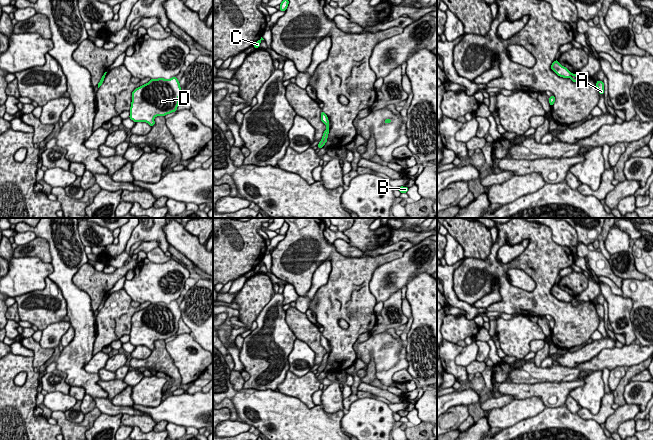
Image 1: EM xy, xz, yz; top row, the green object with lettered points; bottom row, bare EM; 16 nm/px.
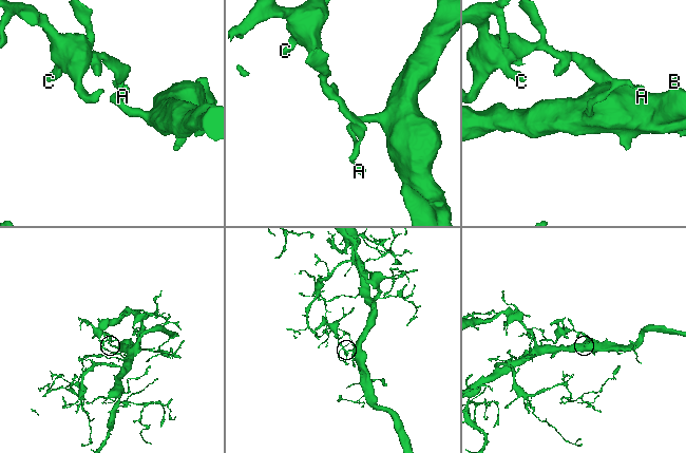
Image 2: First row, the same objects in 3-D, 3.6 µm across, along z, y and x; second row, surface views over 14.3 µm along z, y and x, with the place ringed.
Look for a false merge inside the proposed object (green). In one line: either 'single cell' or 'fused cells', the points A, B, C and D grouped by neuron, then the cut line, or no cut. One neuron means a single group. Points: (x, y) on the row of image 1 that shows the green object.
fused cells; A B D / C; cut in yz along (573, 74), (570, 77)

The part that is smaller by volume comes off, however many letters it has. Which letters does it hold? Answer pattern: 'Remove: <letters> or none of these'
Remove: C

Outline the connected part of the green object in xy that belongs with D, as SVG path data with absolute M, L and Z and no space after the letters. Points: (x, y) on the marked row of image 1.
M177 77L151 79L132 92L129 118L153 126L156 116L165 116L177 110L180 95Z

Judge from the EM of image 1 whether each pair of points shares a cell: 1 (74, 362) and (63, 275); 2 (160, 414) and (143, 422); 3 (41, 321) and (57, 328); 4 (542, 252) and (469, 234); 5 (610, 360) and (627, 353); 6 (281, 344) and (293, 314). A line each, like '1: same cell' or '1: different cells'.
1: same cell
2: different cells
3: different cells
4: different cells
5: same cell
6: different cells

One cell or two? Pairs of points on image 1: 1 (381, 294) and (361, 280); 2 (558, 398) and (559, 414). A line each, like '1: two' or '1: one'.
1: two
2: two

